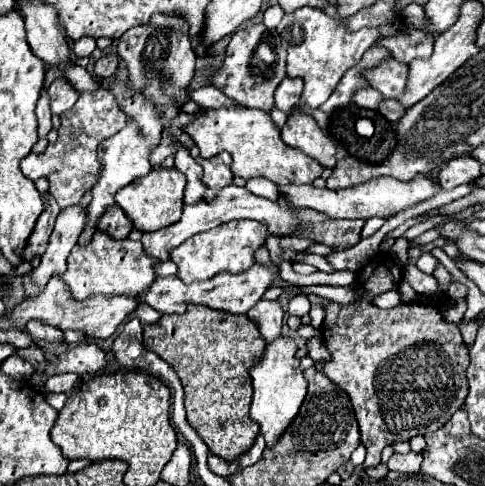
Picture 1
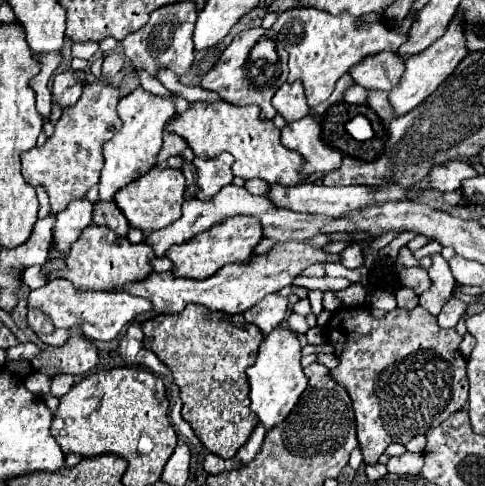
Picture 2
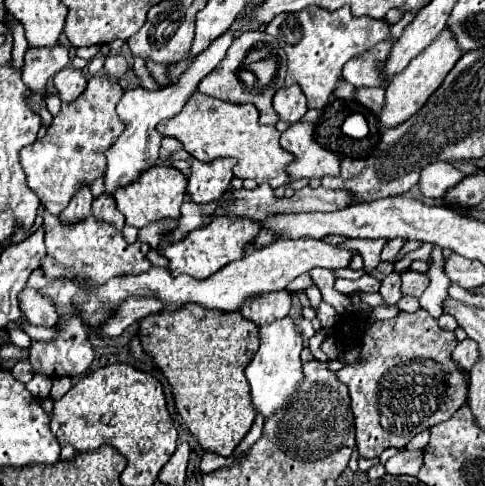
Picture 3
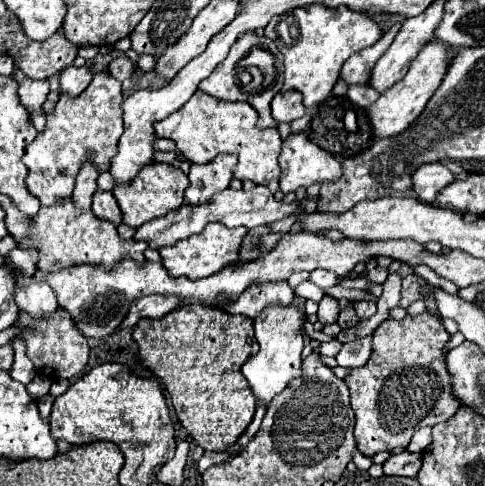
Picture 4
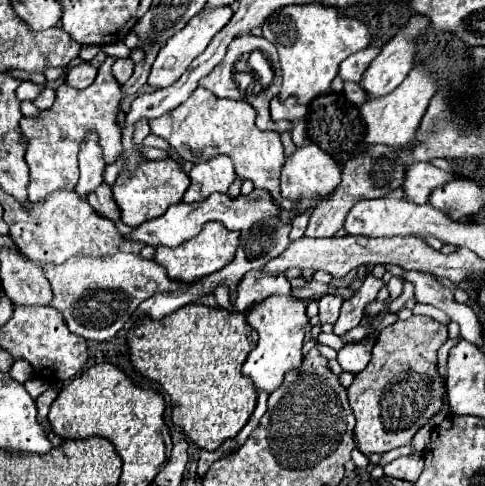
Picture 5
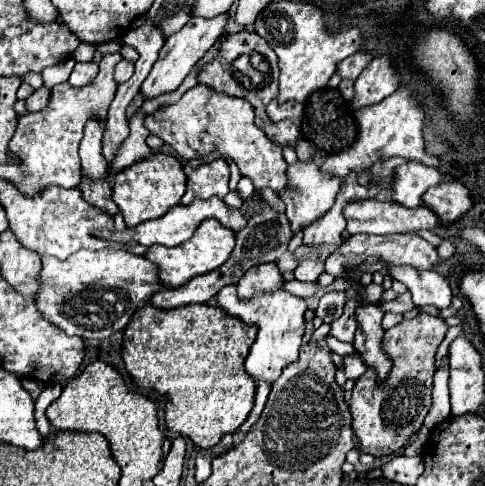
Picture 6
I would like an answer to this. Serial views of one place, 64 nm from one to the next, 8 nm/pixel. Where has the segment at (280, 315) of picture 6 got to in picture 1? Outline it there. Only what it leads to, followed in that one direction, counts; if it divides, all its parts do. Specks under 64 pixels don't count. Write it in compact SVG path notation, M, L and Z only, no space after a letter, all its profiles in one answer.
M284 336L280 340L274 340L274 344L266 346L262 362L258 362L252 370L252 386L254 386L254 398L250 408L250 418L260 426L260 432L266 440L266 446L272 448L282 438L282 434L290 428L296 414L300 412L300 406L306 398L306 380L302 376L302 370L298 366L296 358L296 344Z

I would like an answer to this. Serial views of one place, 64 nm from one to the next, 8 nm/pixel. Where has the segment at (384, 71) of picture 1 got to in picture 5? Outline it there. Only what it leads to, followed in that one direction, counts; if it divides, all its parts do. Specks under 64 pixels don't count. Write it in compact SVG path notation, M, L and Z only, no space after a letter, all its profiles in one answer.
M364 48L352 56L348 56L342 64L340 64L340 78L346 82L360 82L364 70L370 66L370 62L380 54L382 48Z

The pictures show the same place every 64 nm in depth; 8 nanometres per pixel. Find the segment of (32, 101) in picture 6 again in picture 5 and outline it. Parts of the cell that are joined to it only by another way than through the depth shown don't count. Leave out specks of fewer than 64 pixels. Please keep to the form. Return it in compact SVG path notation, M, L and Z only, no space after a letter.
M46 88L38 98L36 98L36 102L34 102L34 106L38 106L40 110L48 110L52 104L54 104L54 100L56 100L56 90L52 90L52 88Z

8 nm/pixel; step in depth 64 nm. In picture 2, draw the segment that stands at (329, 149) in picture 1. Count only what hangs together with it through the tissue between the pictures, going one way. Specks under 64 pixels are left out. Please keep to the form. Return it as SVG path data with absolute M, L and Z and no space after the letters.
M312 116L288 122L282 128L282 144L290 150L300 152L306 158L306 174L332 172L342 162L342 154L322 140L322 128Z

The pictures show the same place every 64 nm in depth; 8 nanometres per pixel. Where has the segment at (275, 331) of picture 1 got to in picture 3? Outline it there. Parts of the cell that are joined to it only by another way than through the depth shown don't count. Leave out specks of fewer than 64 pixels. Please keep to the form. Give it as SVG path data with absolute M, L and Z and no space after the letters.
M270 292L268 296L260 296L260 300L252 300L252 304L246 304L240 308L240 314L246 320L252 320L256 326L266 326L272 320L280 320L288 316L290 310L290 292Z

